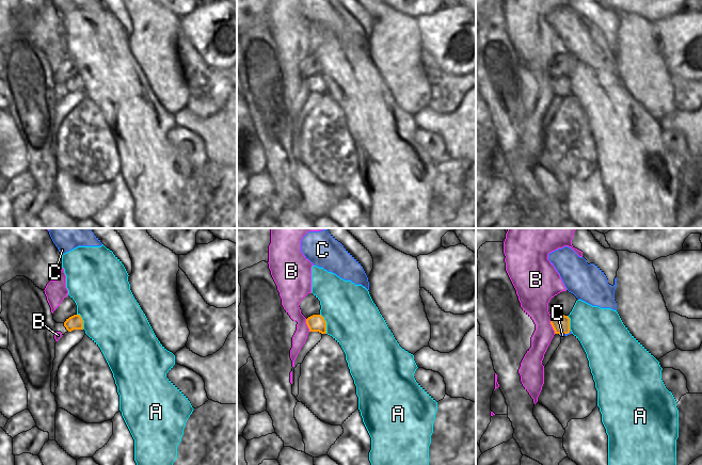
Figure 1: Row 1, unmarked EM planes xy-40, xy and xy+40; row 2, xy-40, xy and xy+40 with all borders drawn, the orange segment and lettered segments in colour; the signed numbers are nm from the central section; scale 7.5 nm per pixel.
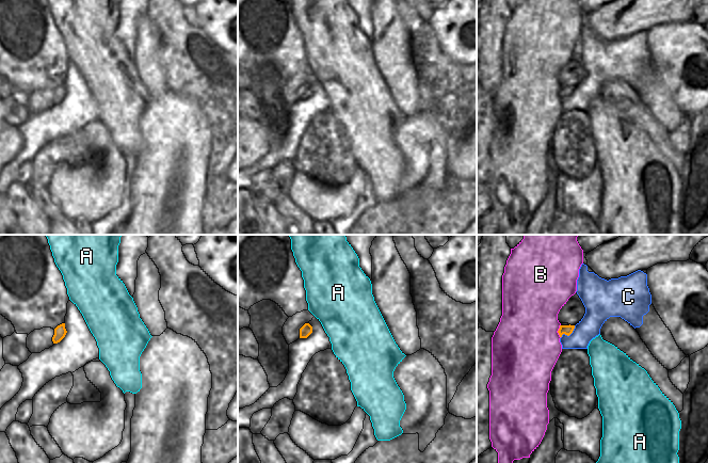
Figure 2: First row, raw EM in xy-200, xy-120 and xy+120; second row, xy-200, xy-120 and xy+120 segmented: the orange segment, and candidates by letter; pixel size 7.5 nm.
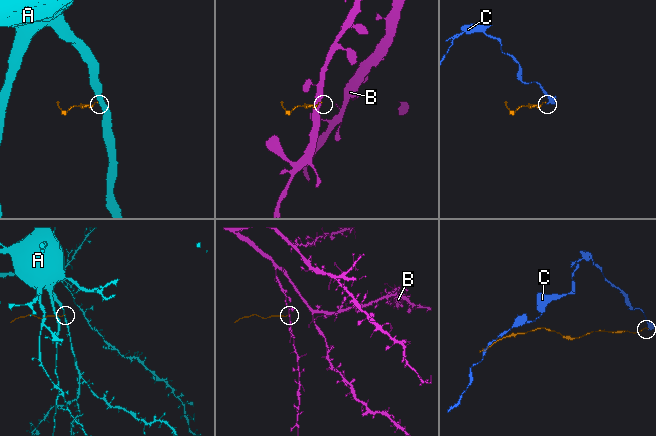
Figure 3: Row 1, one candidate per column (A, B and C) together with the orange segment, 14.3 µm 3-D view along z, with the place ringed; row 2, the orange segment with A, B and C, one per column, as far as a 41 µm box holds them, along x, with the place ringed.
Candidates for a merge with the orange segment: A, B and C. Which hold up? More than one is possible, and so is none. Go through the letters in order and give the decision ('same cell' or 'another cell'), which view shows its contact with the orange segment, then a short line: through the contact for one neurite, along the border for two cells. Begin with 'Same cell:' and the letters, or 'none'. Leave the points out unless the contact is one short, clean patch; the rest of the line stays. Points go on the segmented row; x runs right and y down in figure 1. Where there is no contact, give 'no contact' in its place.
Same cell: none
A: another cell | xy | xy (320, 314), (325, 322), (326, 333)
B: another cell | xy+40 | xy+40 (552, 317), (551, 324), (555, 333)
C: another cell | xy+40

